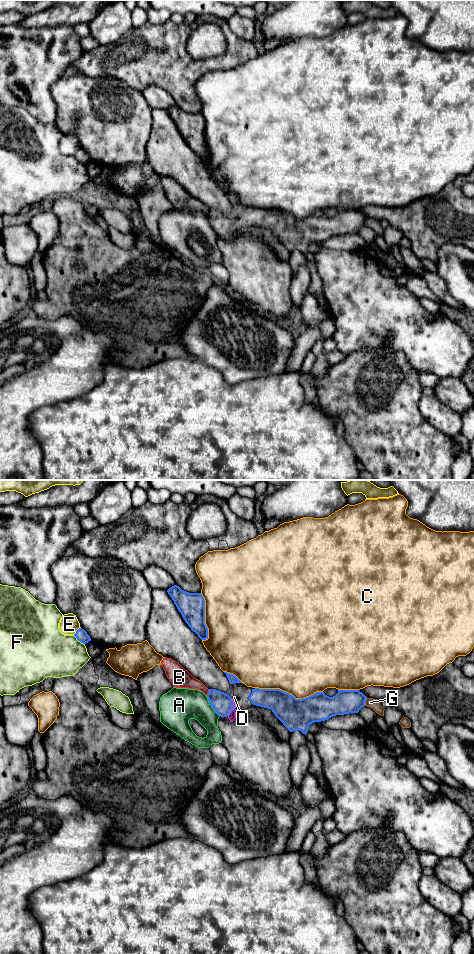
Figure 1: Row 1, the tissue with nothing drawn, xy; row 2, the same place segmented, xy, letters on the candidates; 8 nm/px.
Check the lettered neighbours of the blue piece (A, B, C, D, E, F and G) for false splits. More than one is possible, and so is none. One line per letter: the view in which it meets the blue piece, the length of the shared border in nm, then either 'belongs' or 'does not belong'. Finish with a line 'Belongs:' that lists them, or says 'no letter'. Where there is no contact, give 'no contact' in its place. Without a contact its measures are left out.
A: contact in xy; length 200 nm; does not belong
B: contact in xy; length 60 nm; does not belong
C: contact in xy; length 550 nm; does not belong
D: contact in xy; length 150 nm; belongs
E: contact in xy; length 90 nm; does not belong
F: contact in xy; length 120 nm; does not belong
G: contact in xy; length 70 nm; does not belong
Belongs: D

